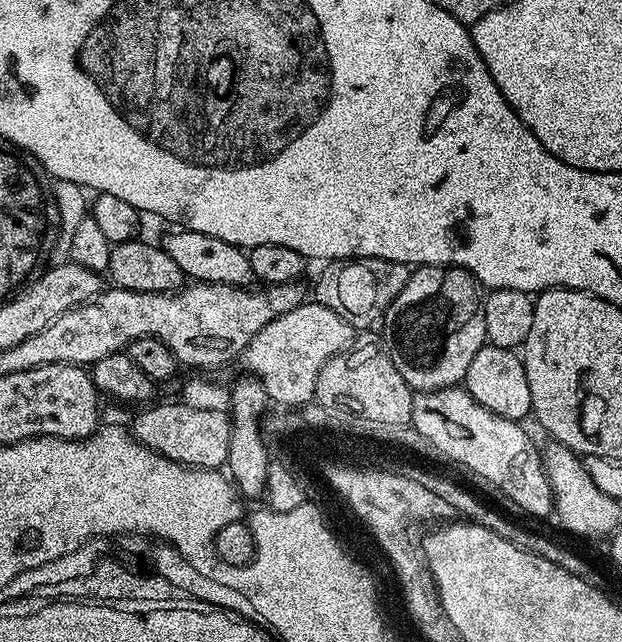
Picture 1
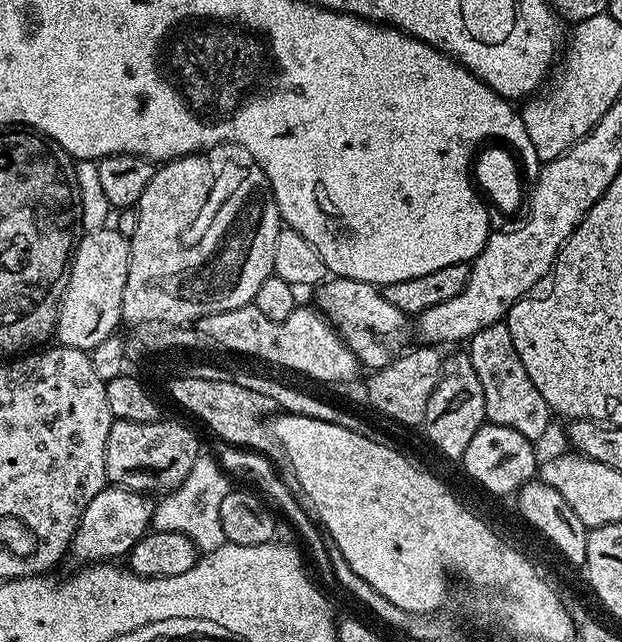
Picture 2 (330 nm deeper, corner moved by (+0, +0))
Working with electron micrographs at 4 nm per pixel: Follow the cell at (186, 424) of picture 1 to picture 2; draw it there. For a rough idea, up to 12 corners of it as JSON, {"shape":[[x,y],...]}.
{"shape":[[116,485],[82,514],[79,563],[125,557],[151,527],[155,499]]}

